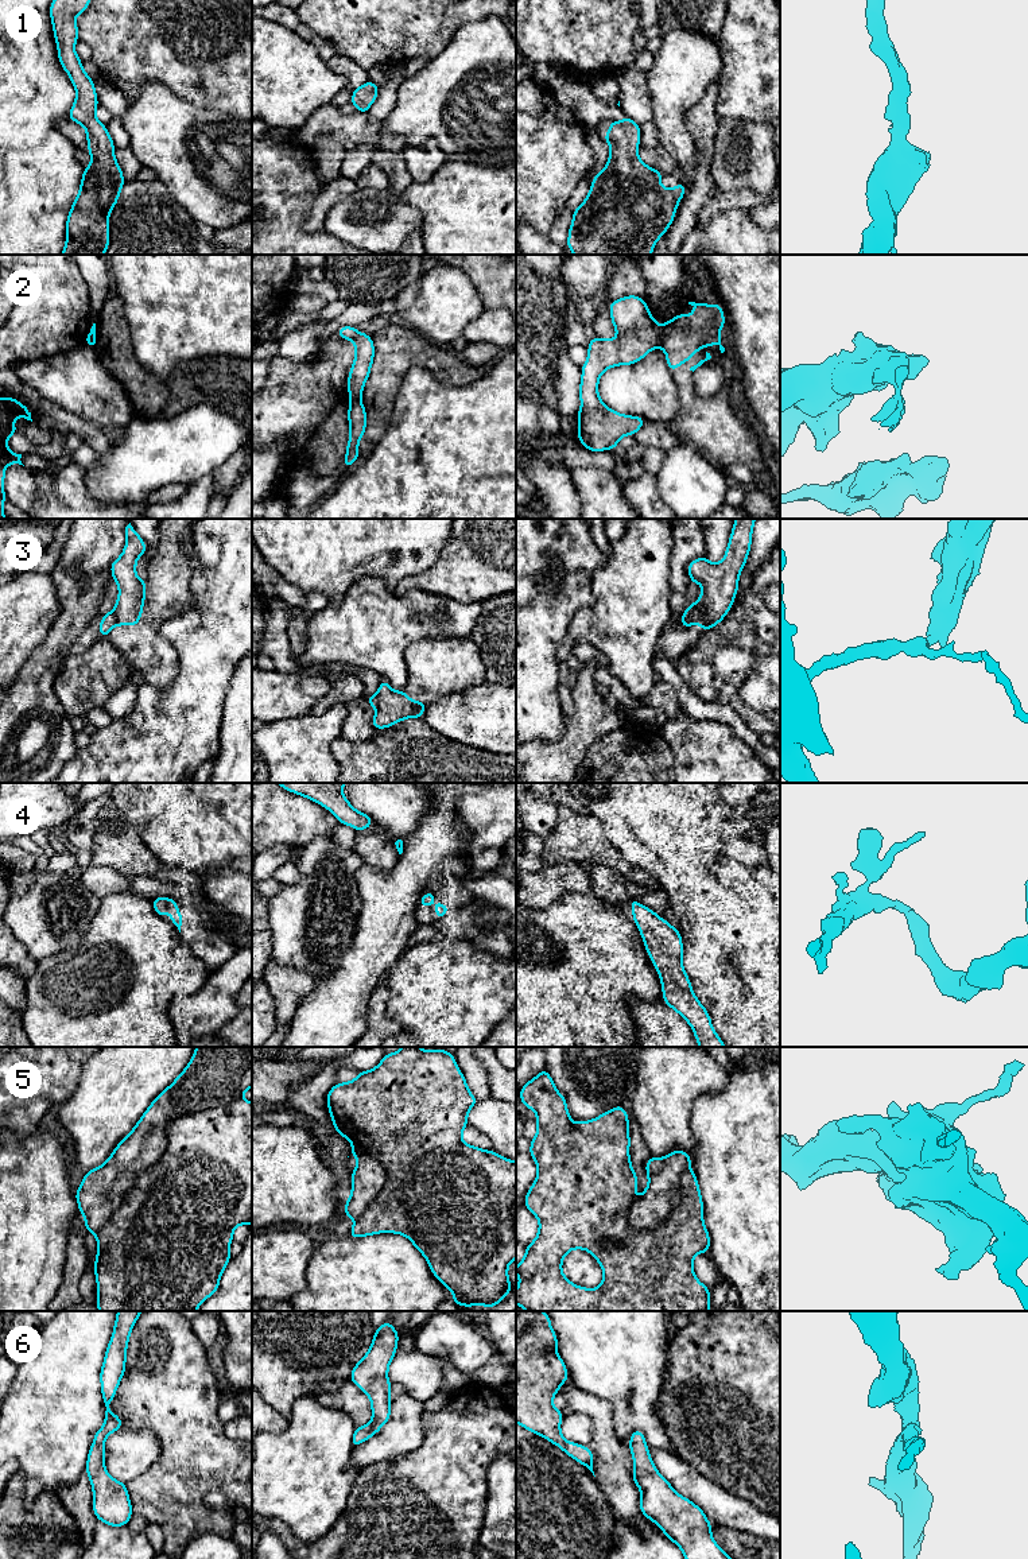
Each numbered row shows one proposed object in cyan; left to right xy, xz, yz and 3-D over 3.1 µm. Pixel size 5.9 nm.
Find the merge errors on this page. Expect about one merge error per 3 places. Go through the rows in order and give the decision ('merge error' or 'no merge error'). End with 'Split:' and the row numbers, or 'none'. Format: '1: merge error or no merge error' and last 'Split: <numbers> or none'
1: no merge error
2: merge error
3: merge error
4: no merge error
5: merge error
6: no merge error
Split: 2, 3, 5

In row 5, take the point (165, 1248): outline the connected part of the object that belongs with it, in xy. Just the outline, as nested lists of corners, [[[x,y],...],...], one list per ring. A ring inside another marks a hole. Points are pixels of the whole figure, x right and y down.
[[[240,1098],[229,1105],[179,1116],[170,1121],[166,1133],[168,1144],[163,1156],[137,1175],[123,1203],[96,1233],[97,1257],[93,1271],[97,1281],[96,1306],[100,1311],[197,1311],[218,1290],[221,1275],[232,1259],[229,1245],[233,1242],[233,1230],[238,1225],[252,1223],[252,1102]]]

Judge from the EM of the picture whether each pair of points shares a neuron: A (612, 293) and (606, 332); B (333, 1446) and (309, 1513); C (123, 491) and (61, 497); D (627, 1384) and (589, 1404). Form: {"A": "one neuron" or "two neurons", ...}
{"A": "one neuron", "B": "one neuron", "C": "two neurons", "D": "two neurons"}

